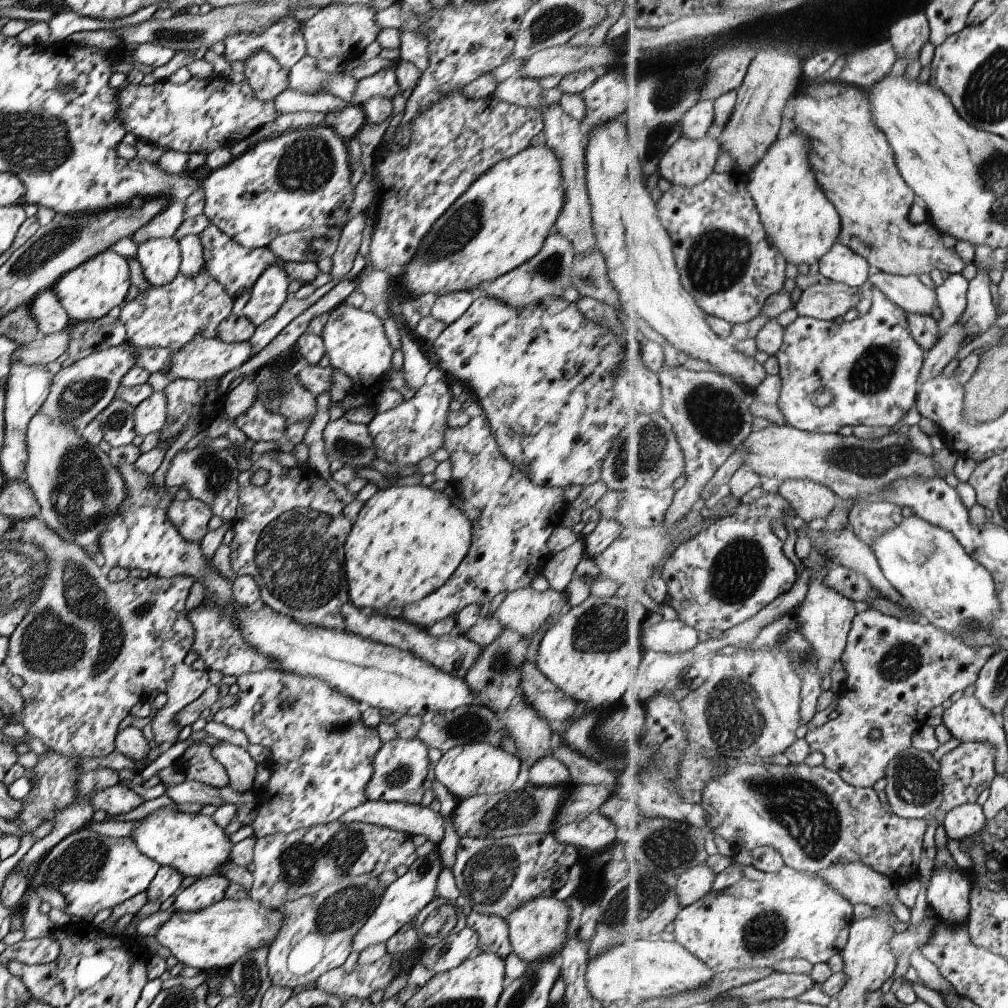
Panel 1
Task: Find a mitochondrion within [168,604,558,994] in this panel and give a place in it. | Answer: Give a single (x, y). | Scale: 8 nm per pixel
(302, 860)

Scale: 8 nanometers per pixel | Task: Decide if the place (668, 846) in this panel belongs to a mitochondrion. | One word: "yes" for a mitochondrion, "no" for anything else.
yes

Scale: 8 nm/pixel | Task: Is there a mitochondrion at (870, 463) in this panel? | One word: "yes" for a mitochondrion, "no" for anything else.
yes

